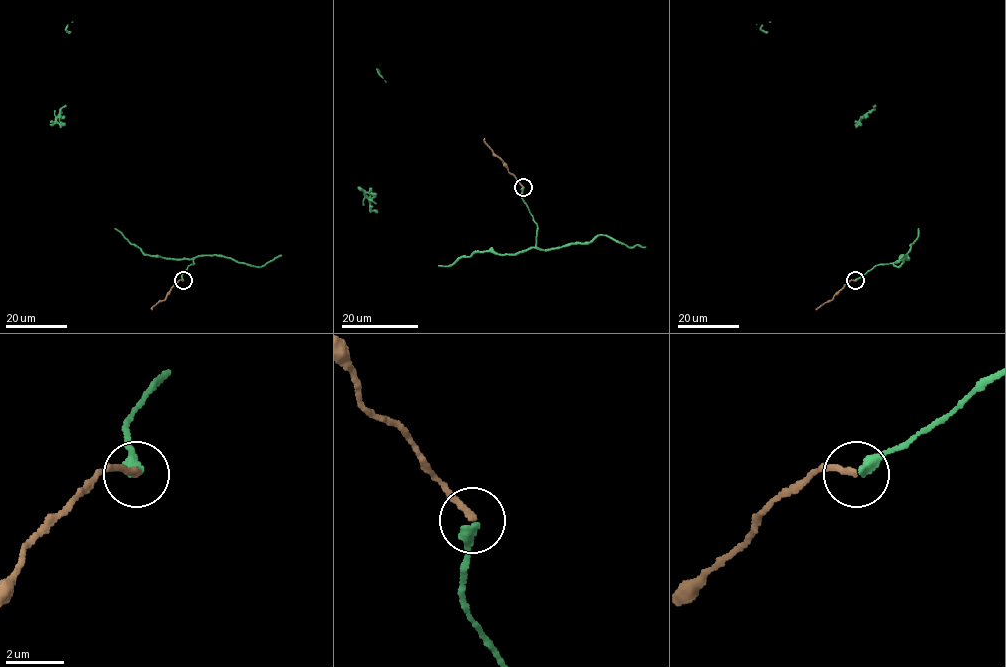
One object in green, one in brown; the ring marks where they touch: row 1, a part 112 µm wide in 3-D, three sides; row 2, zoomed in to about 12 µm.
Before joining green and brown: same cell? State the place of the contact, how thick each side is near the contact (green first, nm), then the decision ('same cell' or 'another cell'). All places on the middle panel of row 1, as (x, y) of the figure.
(523, 187) | 400/240 nm | same cell

